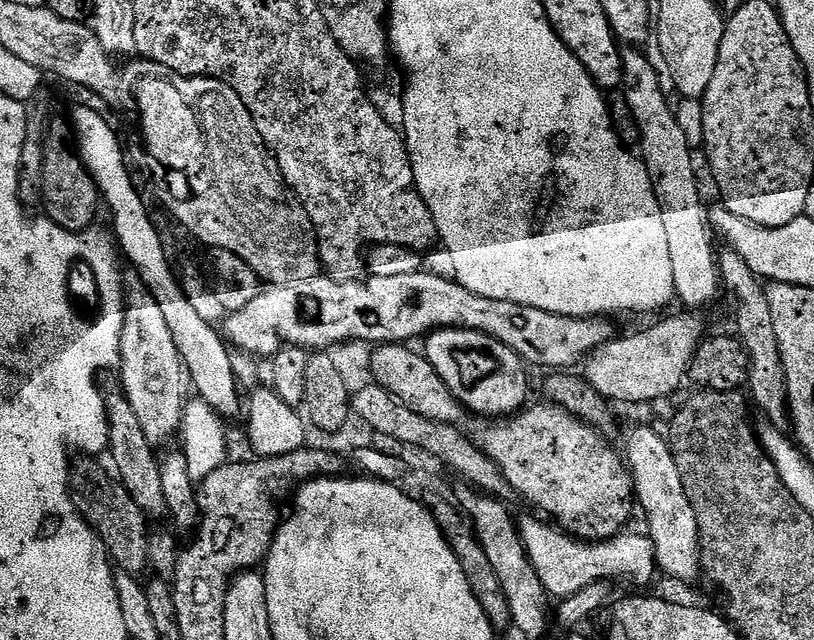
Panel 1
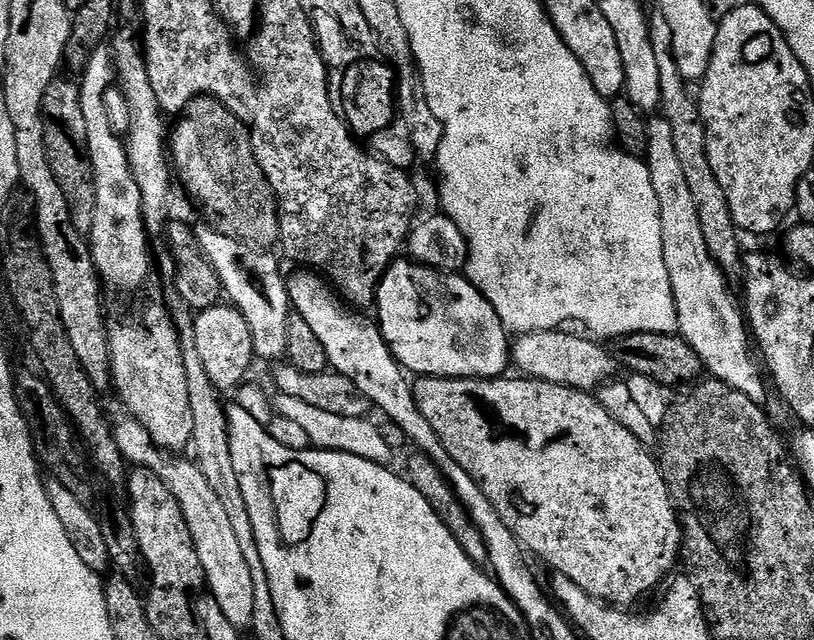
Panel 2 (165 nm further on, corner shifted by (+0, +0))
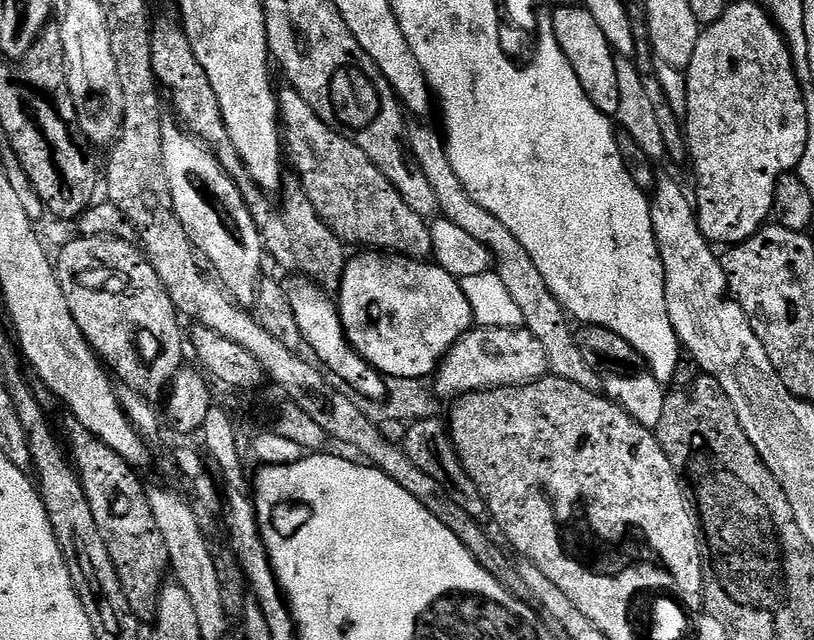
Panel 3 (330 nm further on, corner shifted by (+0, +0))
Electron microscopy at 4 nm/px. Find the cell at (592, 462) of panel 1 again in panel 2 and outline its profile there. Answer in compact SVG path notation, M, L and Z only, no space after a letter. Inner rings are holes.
M421 376L418 383L418 399L422 415L434 428L434 433L441 439L442 446L449 451L450 457L466 470L470 477L474 478L474 482L482 488L483 494L490 500L492 506L498 512L502 522L506 524L517 537L520 543L529 553L531 551L536 556L541 556L550 567L559 575L570 578L578 586L582 586L582 590L586 590L586 594L590 594L594 598L604 601L605 604L613 606L632 606L632 603L639 598L643 592L648 592L655 586L659 580L667 581L669 579L668 571L671 570L682 556L682 529L680 526L680 517L676 515L676 507L672 505L672 496L668 492L668 487L664 481L664 474L660 470L660 466L655 455L652 456L649 449L642 442L638 442L634 438L634 434L630 434L630 430L626 430L626 426L618 426L618 422L614 422L614 418L610 418L610 414L606 414L606 410L600 405L599 399L592 392L579 392L577 388L567 388L566 386L558 386L554 382L546 382L545 380L533 380L531 378L516 378L520 380L508 380L509 378L497 378L495 380L474 380L471 378L450 378L449 376Z

